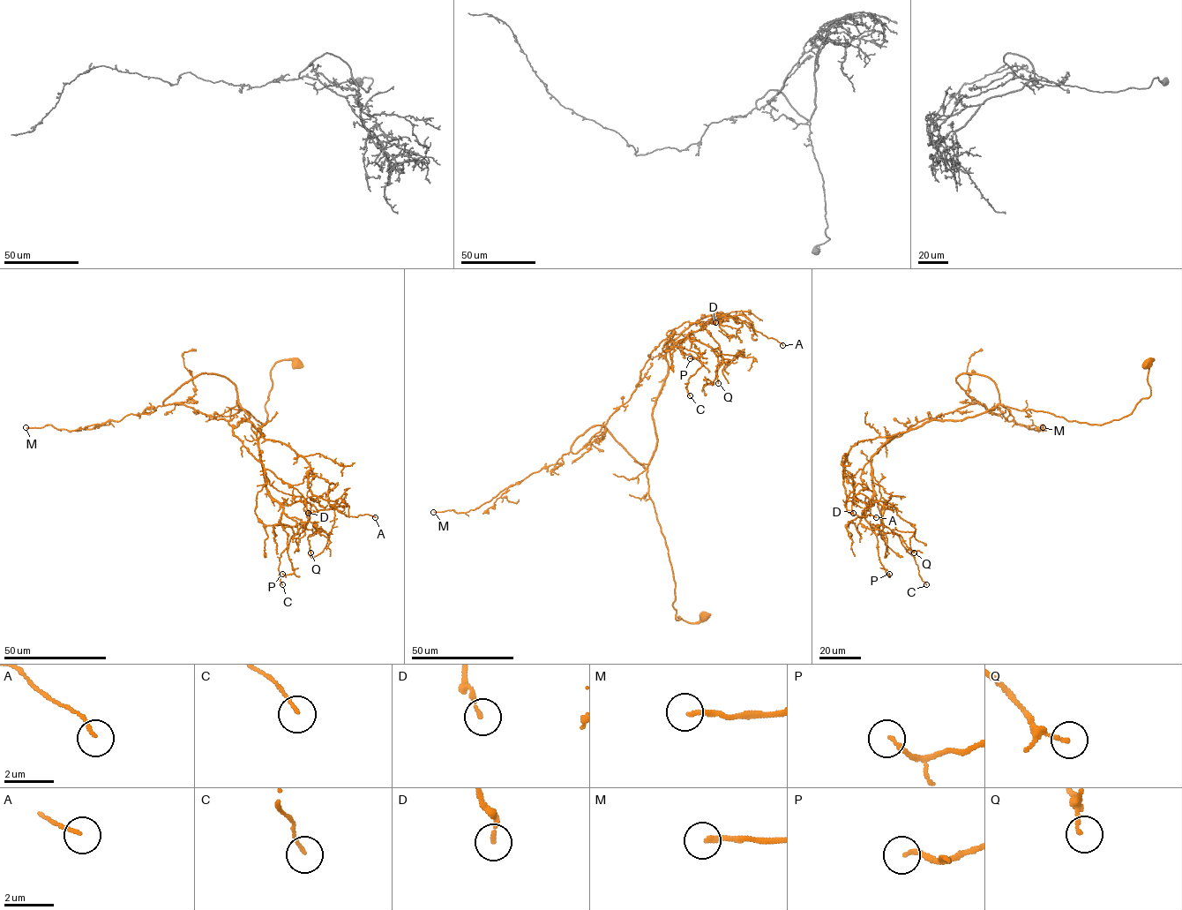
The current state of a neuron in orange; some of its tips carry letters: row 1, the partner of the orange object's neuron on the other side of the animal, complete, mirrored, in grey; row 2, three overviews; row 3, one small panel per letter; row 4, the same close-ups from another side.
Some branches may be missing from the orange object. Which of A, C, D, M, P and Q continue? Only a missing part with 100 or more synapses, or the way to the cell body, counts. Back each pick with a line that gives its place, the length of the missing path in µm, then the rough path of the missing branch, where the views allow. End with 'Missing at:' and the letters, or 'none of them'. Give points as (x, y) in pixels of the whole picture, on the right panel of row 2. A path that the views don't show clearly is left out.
M: Place: (1043, 427). Missing length about 200 µm. Course of what is missing: (1043, 427), (1014, 429), (976, 415), (943, 431), (929, 432), (903, 451), (868, 485), (867, 510), (879, 537)
Missing at: M

